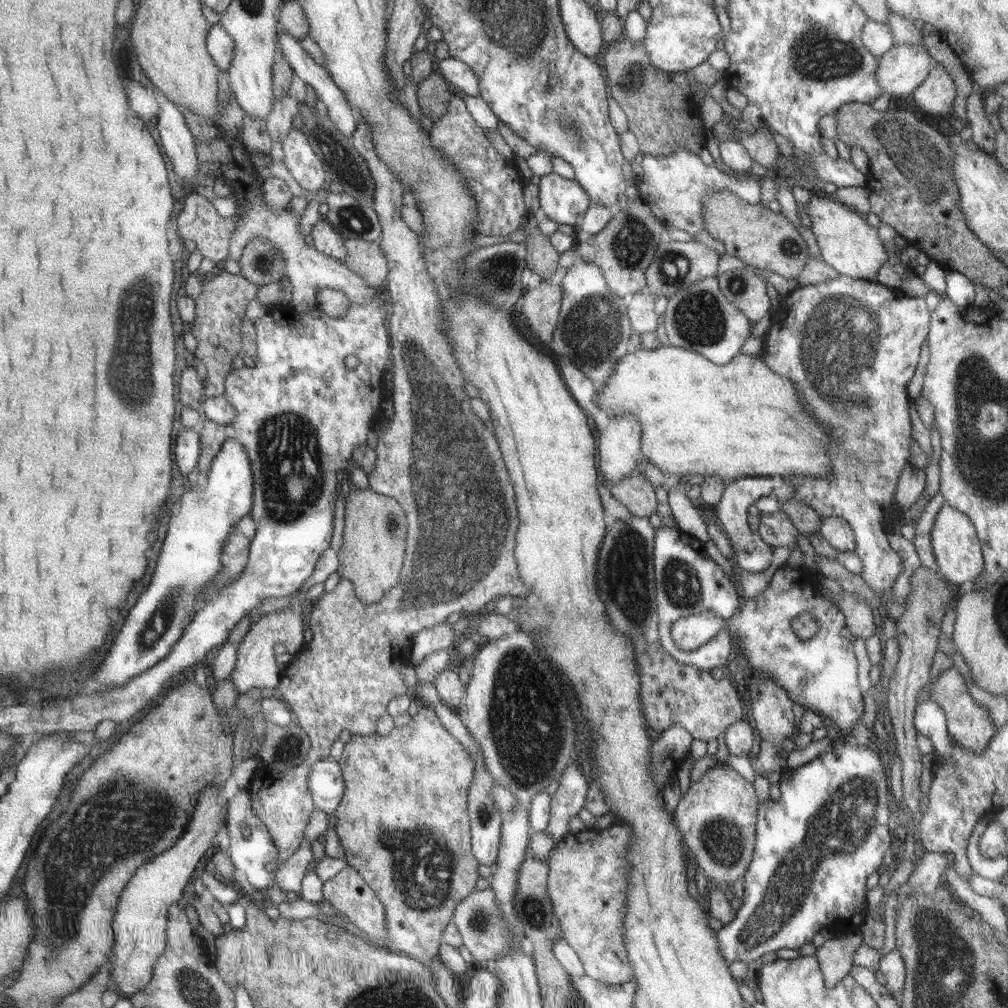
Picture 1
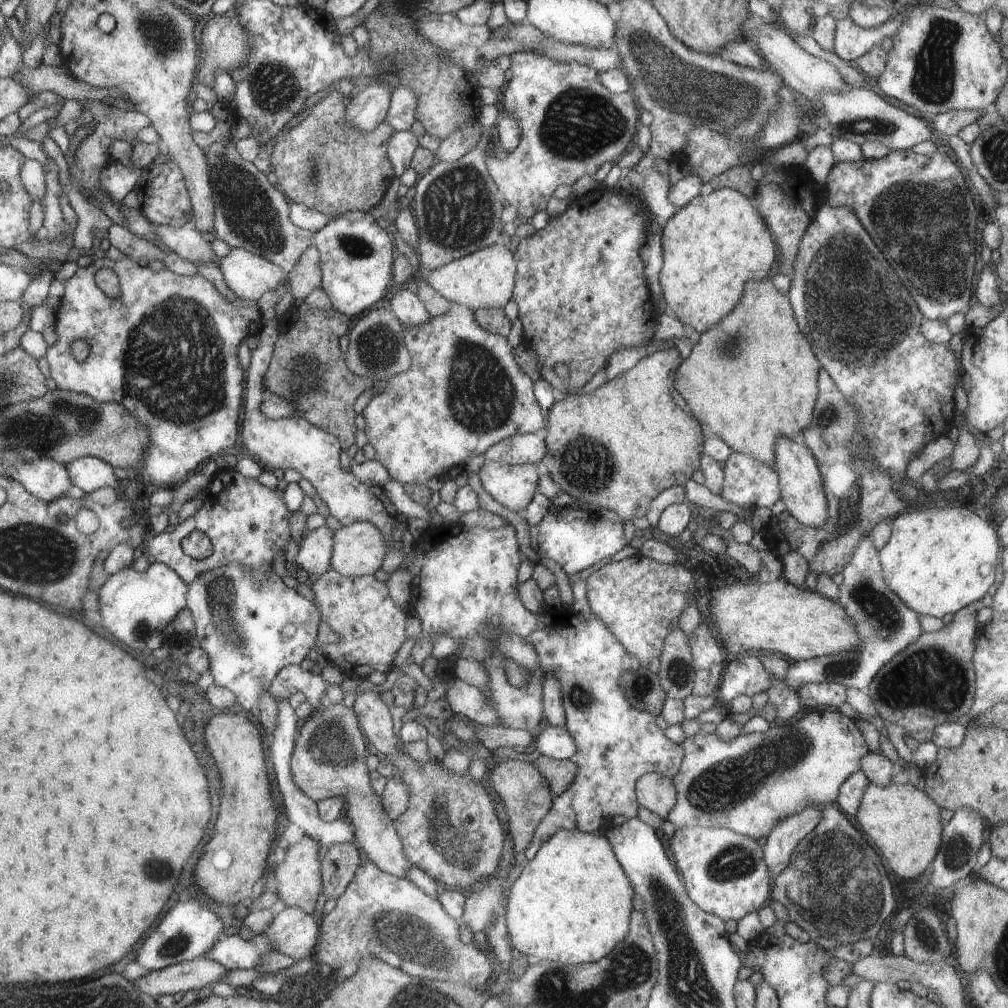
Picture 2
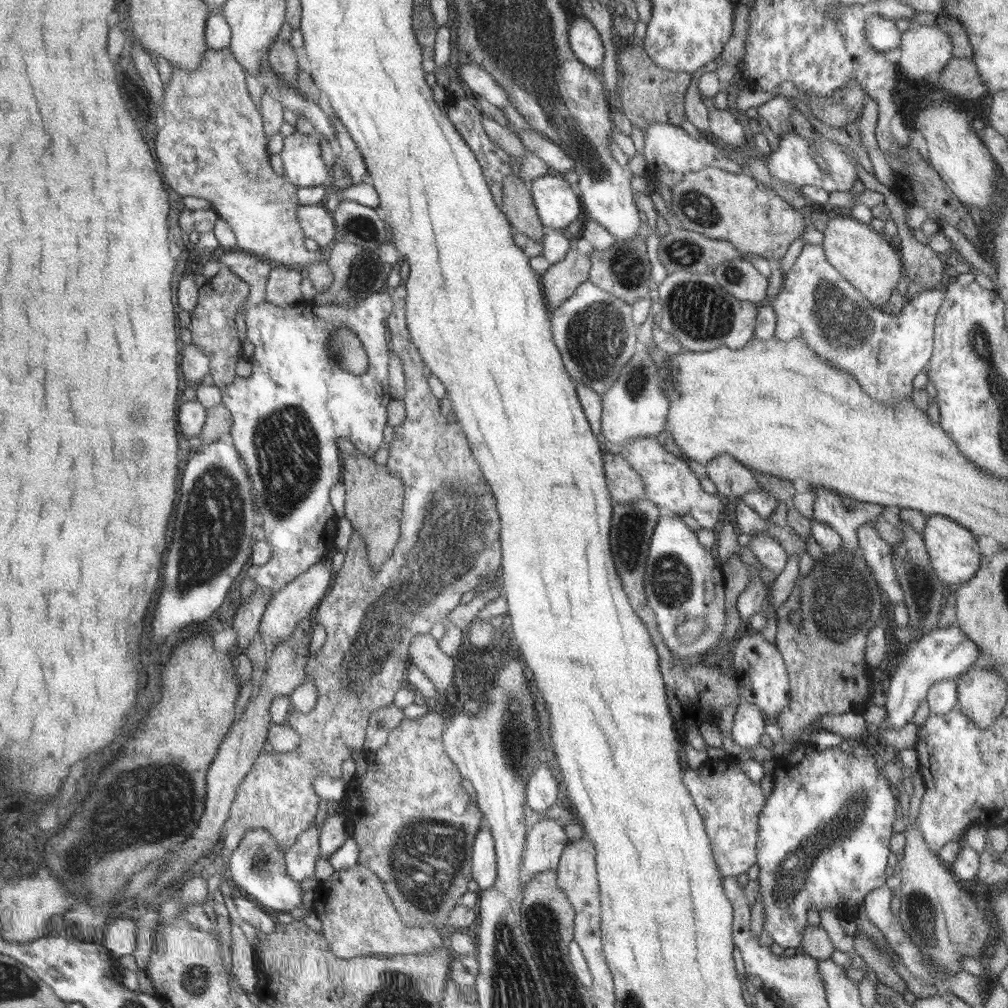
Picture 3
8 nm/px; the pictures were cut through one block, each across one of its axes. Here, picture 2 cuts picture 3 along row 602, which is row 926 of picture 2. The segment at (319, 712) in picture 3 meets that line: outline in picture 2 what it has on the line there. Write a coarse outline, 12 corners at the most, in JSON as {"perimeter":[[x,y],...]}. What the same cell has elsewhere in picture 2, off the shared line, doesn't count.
{"perimeter":[[369,860],[324,914],[337,980],[374,957],[475,987],[492,962],[406,877]]}

